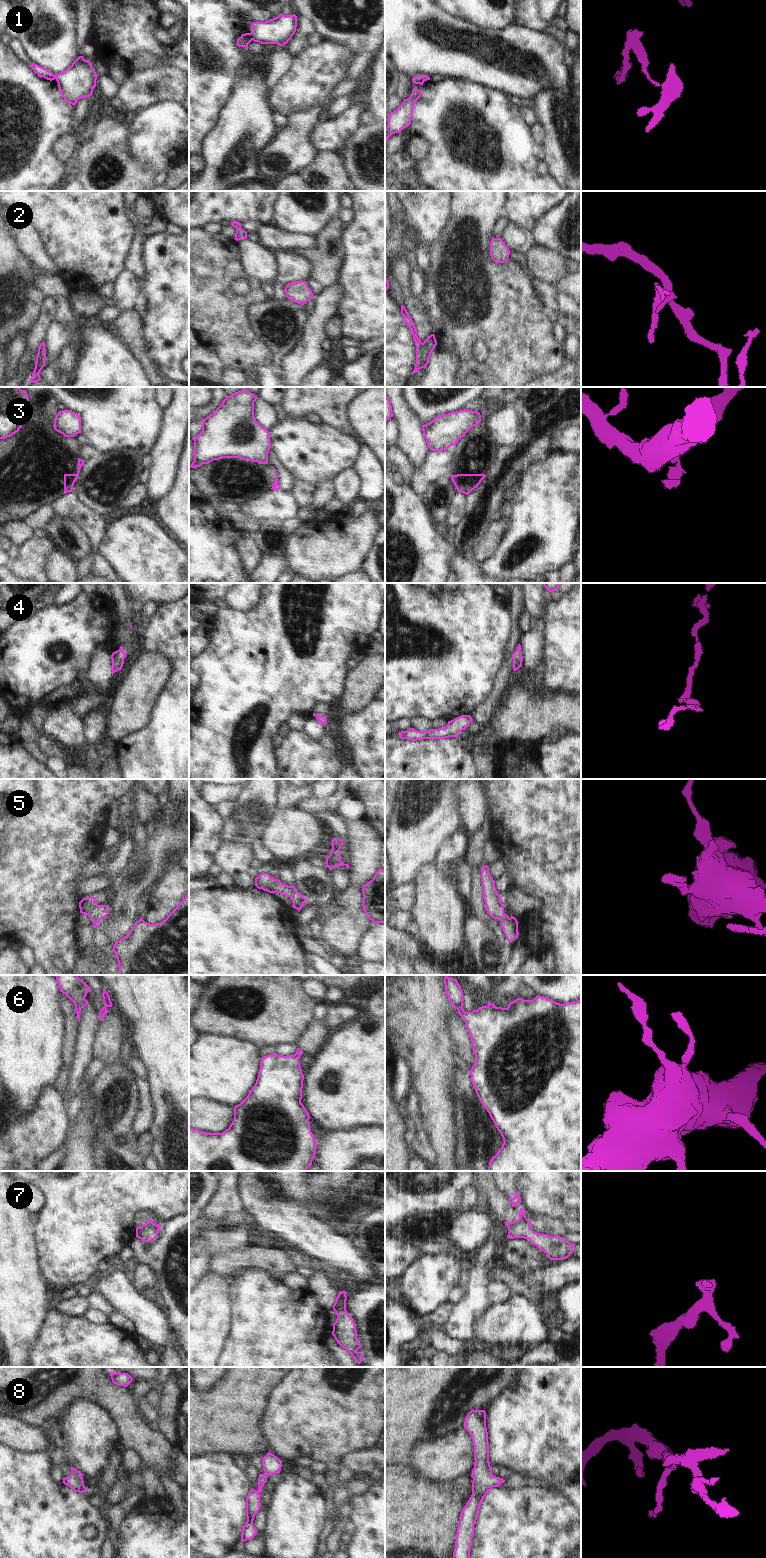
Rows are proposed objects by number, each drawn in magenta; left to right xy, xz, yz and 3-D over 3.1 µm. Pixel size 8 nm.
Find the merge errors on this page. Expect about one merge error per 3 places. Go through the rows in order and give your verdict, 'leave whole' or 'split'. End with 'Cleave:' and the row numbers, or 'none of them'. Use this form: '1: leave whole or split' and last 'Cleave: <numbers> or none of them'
1: split
2: split
3: split
4: leave whole
5: leave whole
6: leave whole
7: leave whole
8: leave whole
Cleave: 1, 2, 3

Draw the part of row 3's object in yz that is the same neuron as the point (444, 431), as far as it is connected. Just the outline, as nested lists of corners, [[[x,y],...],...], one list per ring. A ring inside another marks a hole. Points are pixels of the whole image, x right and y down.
[[[464,409],[435,417],[422,425],[422,431],[430,450],[443,451],[456,446],[457,441],[480,421],[479,412]]]

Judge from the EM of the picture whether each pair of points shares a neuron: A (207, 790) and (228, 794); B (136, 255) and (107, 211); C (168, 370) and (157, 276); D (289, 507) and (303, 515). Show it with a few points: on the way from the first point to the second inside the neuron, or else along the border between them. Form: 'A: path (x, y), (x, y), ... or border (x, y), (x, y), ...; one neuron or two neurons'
A: path (212, 793), (223, 793); one neuron
B: border (130, 222), (133, 226), (133, 238), (123, 268); two neurons
C: path (166, 347), (164, 345), (164, 299); one neuron
D: border (300, 507), (296, 516); two neurons

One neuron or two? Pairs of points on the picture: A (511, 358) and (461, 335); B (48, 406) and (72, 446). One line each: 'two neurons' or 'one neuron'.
A: one neuron
B: one neuron

